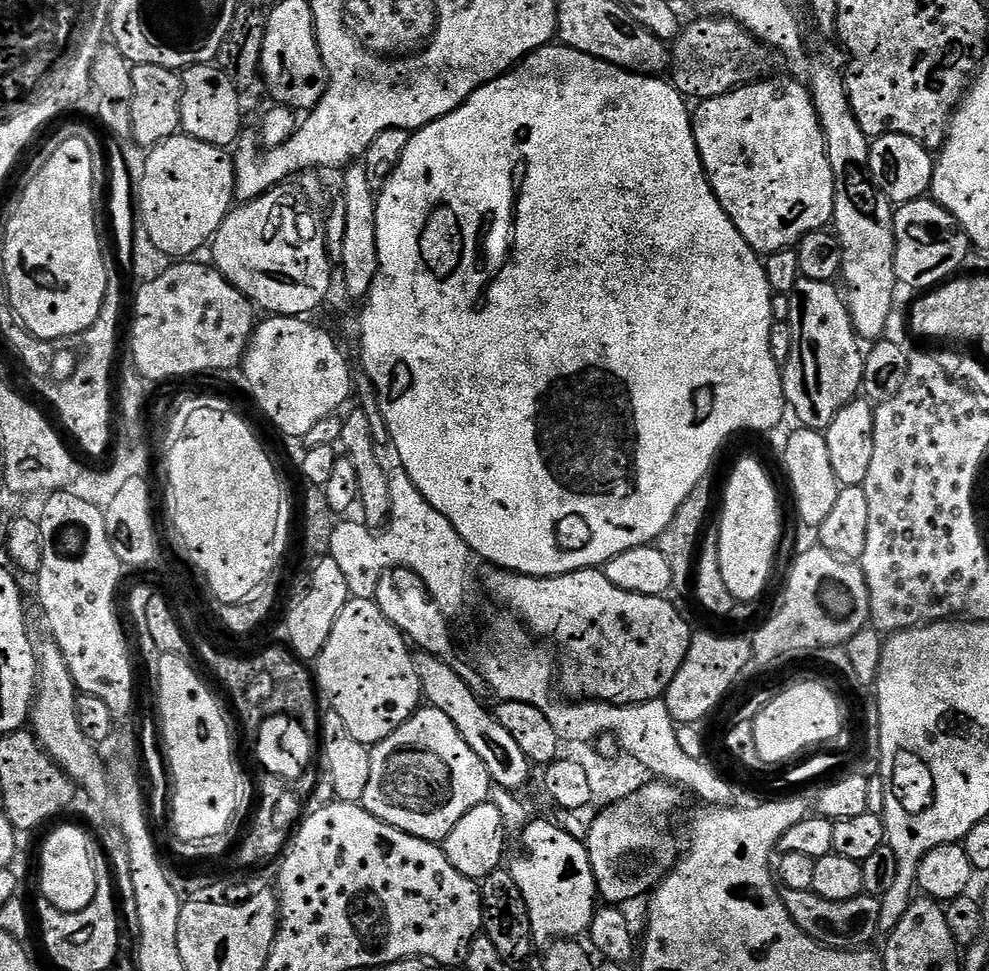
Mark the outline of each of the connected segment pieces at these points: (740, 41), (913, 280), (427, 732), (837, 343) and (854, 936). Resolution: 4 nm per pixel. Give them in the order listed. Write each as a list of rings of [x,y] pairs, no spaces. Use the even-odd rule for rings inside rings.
[[[720,15],[699,19],[689,28],[687,25],[670,48],[670,68],[672,64],[676,71],[674,83],[685,98],[696,102],[709,100],[733,92],[742,84],[755,84],[771,73],[768,71],[772,68],[773,53],[738,21]]]
[[[931,198],[901,204],[895,209],[892,225],[896,235],[896,278],[901,285],[931,290],[961,271],[970,241],[964,227],[941,204]]]
[[[421,707],[394,734],[371,749],[370,782],[362,806],[374,818],[423,840],[442,842],[474,806],[489,799],[493,780],[442,710]]]
[[[800,279],[790,293],[786,321],[792,328],[792,349],[788,360],[782,364],[784,377],[784,399],[787,407],[797,416],[805,428],[827,430],[830,422],[849,402],[861,395],[864,386],[864,352],[862,341],[856,334],[856,327],[848,313],[848,306],[841,289],[826,280]]]
[[[784,888],[780,893],[782,902],[794,918],[794,922],[810,938],[819,940],[828,948],[842,948],[845,950],[864,950],[875,938],[880,927],[880,901],[877,897],[861,894],[850,898],[846,902],[830,902],[819,896],[817,892],[799,892]]]

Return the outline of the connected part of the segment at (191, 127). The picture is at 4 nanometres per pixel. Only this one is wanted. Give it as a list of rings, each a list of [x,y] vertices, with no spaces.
[[[195,64],[182,72],[182,102],[180,103],[180,127],[183,135],[193,136],[202,142],[227,149],[228,144],[235,145],[242,135],[240,123],[244,112],[240,109],[241,89],[218,66]]]

